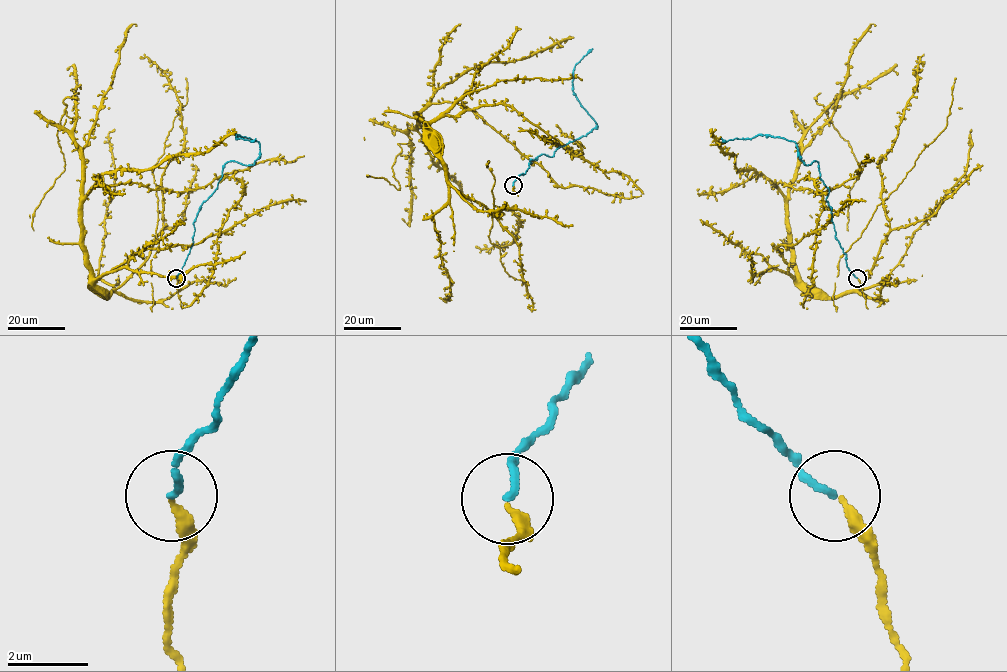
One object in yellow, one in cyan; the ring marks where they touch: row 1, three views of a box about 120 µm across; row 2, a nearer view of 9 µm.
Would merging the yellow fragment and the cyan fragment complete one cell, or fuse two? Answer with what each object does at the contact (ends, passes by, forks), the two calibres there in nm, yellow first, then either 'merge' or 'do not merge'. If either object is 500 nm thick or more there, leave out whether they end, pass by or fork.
yellow ends there; cyan ends there; 240 nm thick on the yellow side, 180 nm on the other; merge

